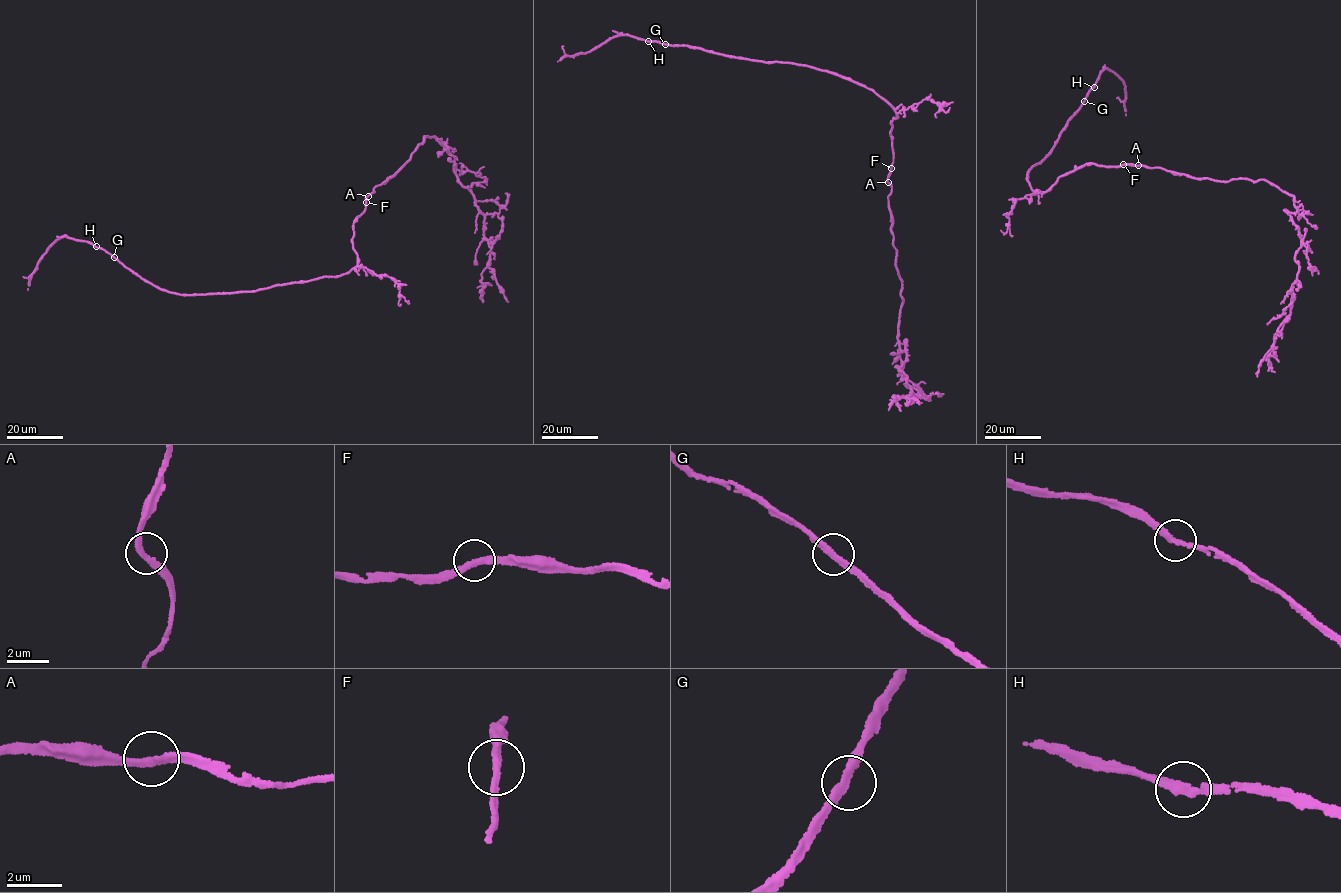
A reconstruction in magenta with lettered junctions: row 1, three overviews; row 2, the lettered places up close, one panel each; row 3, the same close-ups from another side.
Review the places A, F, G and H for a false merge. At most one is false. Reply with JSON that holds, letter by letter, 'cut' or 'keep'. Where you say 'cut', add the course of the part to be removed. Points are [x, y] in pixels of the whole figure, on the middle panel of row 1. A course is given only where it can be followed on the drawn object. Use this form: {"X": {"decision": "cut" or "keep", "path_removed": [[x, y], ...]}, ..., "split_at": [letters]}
{"A": {"decision": "keep"}, "F": {"decision": "keep"}, "G": {"decision": "keep"}, "H": {"decision": "keep"}, "split_at": []}

